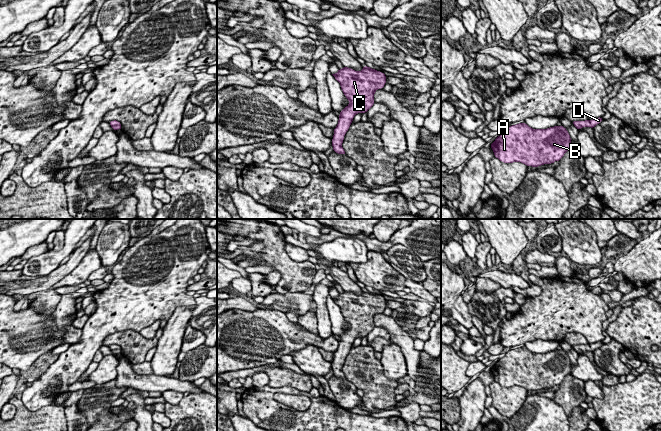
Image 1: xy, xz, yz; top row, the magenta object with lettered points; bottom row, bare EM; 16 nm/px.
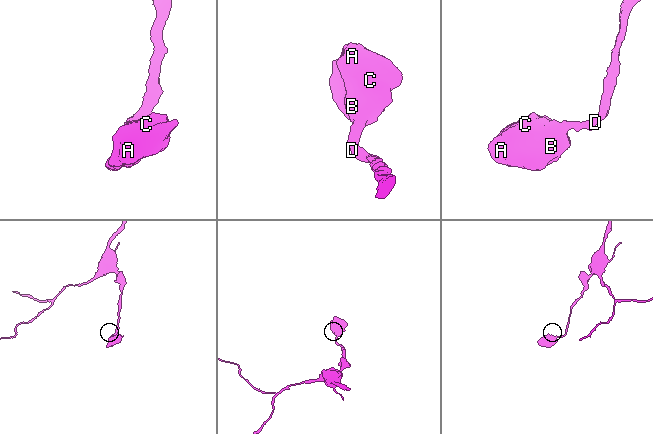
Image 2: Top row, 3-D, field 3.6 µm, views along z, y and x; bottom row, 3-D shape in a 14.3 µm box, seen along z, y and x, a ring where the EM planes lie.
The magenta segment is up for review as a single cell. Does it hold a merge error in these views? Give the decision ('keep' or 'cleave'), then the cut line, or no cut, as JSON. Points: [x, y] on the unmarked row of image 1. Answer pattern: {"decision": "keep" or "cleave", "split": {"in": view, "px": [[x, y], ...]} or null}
{"decision": "keep", "split": null}

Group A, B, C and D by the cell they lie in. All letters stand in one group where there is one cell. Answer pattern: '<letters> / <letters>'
A B C D

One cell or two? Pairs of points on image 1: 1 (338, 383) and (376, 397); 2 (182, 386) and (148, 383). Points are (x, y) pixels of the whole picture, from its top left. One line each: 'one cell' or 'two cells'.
1: two cells
2: one cell

